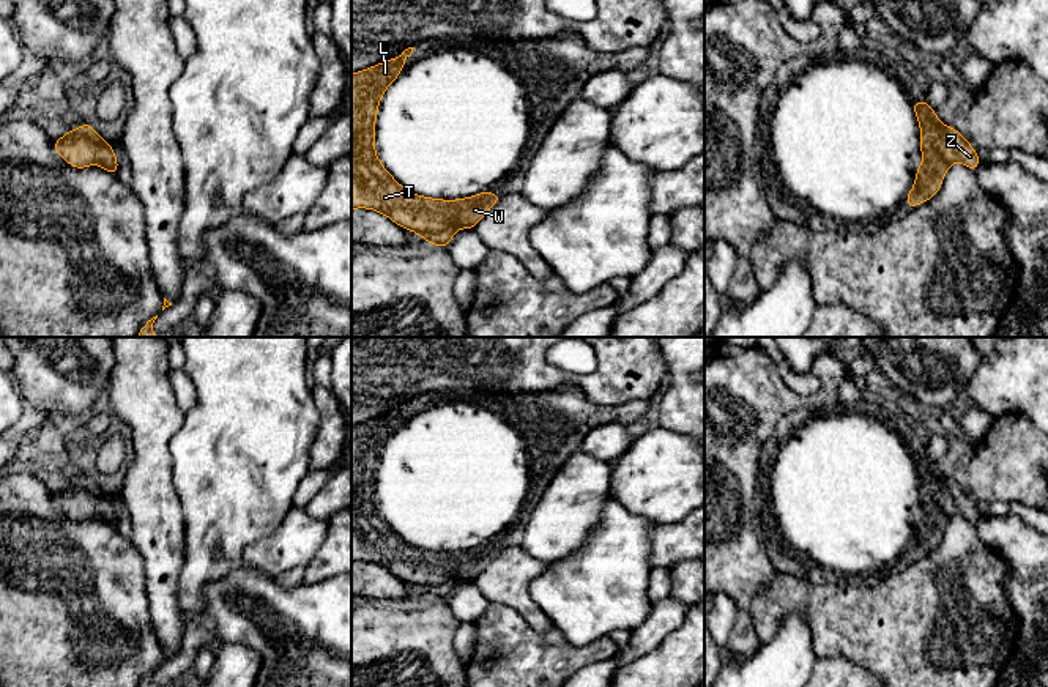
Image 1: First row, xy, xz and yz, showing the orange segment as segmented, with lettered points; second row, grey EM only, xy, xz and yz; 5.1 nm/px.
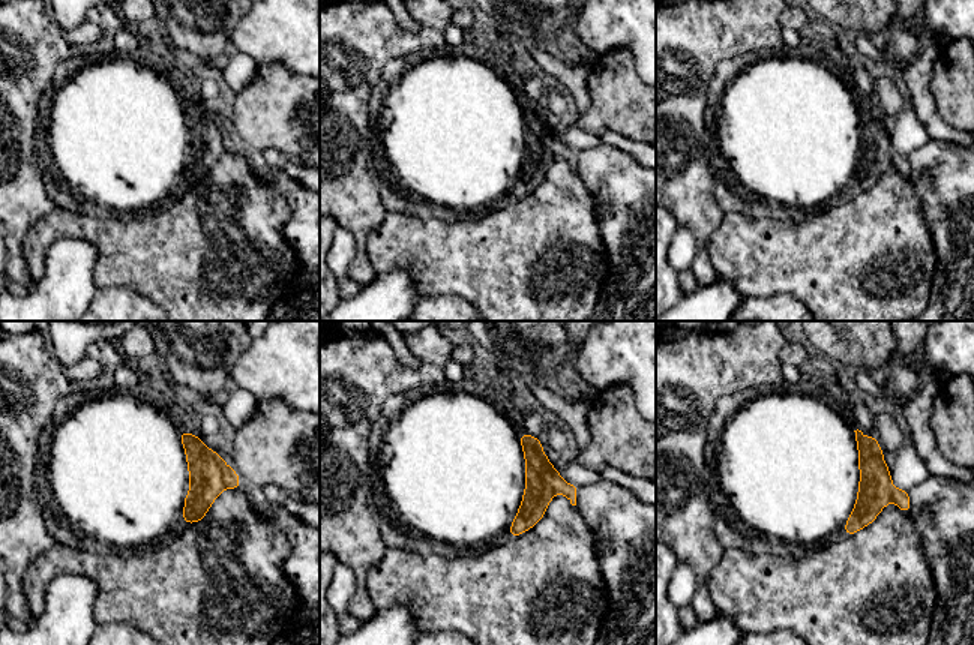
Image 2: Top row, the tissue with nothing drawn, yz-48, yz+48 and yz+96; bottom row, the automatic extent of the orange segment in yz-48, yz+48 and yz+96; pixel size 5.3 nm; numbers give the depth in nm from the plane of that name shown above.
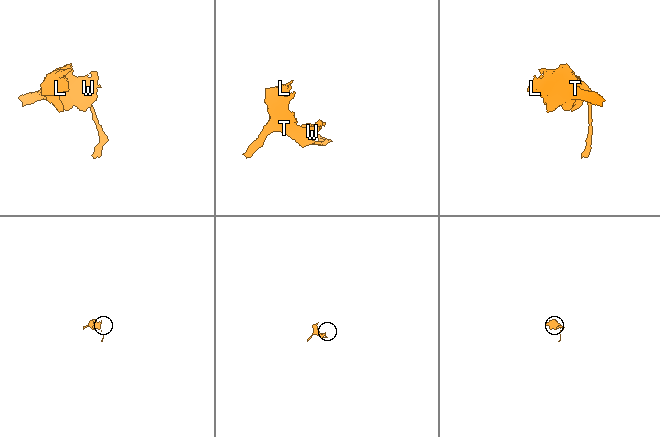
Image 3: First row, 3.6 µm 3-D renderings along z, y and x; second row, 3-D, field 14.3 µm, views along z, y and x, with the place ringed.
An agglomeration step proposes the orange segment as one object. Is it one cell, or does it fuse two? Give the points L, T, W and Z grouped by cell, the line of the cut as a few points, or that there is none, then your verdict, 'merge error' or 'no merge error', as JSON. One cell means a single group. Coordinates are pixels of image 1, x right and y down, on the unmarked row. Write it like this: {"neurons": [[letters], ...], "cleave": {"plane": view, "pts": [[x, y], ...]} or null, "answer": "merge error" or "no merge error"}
{"neurons": [["L", "T", "W", "Z"]], "cleave": null, "answer": "no merge error"}

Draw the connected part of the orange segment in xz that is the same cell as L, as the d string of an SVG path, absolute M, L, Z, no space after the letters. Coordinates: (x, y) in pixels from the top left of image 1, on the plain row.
M408 400L397 411L351 427L351 563L375 563L437 600L446 600L455 583L474 581L503 548L485 544L459 553L421 550L402 540L378 514L378 457L413 402Z

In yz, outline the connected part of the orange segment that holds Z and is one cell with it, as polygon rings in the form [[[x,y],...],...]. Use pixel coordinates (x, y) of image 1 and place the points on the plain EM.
[[[914,454],[912,462],[920,477],[924,515],[919,518],[914,540],[905,553],[905,558],[911,561],[928,555],[941,542],[942,531],[955,514],[971,523],[977,523],[980,517],[979,507],[968,492],[955,481],[941,476],[927,454]]]

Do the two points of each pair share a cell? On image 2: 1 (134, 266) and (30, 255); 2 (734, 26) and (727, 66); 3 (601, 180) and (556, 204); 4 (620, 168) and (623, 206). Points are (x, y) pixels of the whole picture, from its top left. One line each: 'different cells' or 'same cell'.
1: same cell
2: different cells
3: different cells
4: same cell

